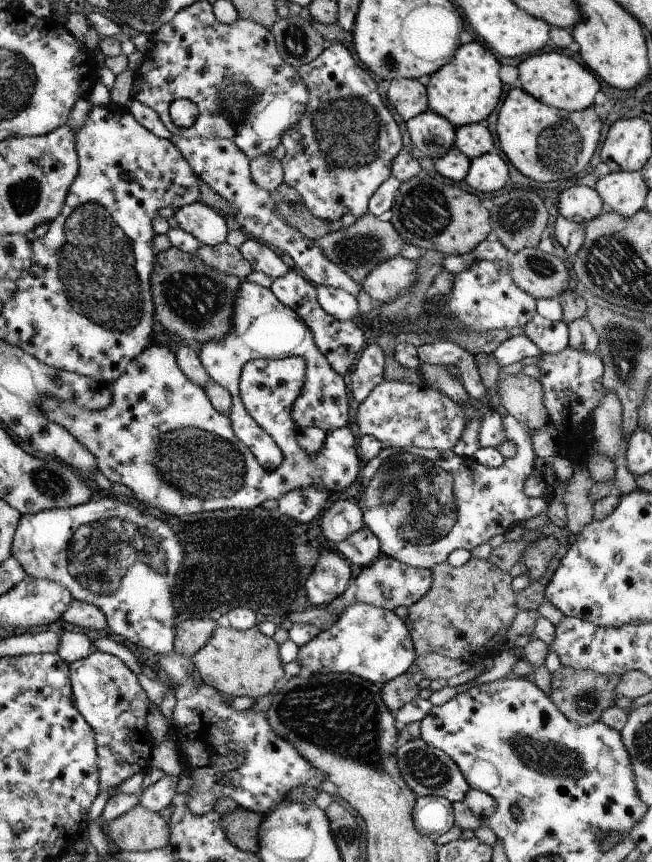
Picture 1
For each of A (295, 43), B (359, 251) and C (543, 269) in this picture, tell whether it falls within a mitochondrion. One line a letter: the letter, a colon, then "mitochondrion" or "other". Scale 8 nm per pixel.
A: mitochondrion
B: mitochondrion
C: mitochondrion

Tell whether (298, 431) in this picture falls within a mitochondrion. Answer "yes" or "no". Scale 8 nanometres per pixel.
no

